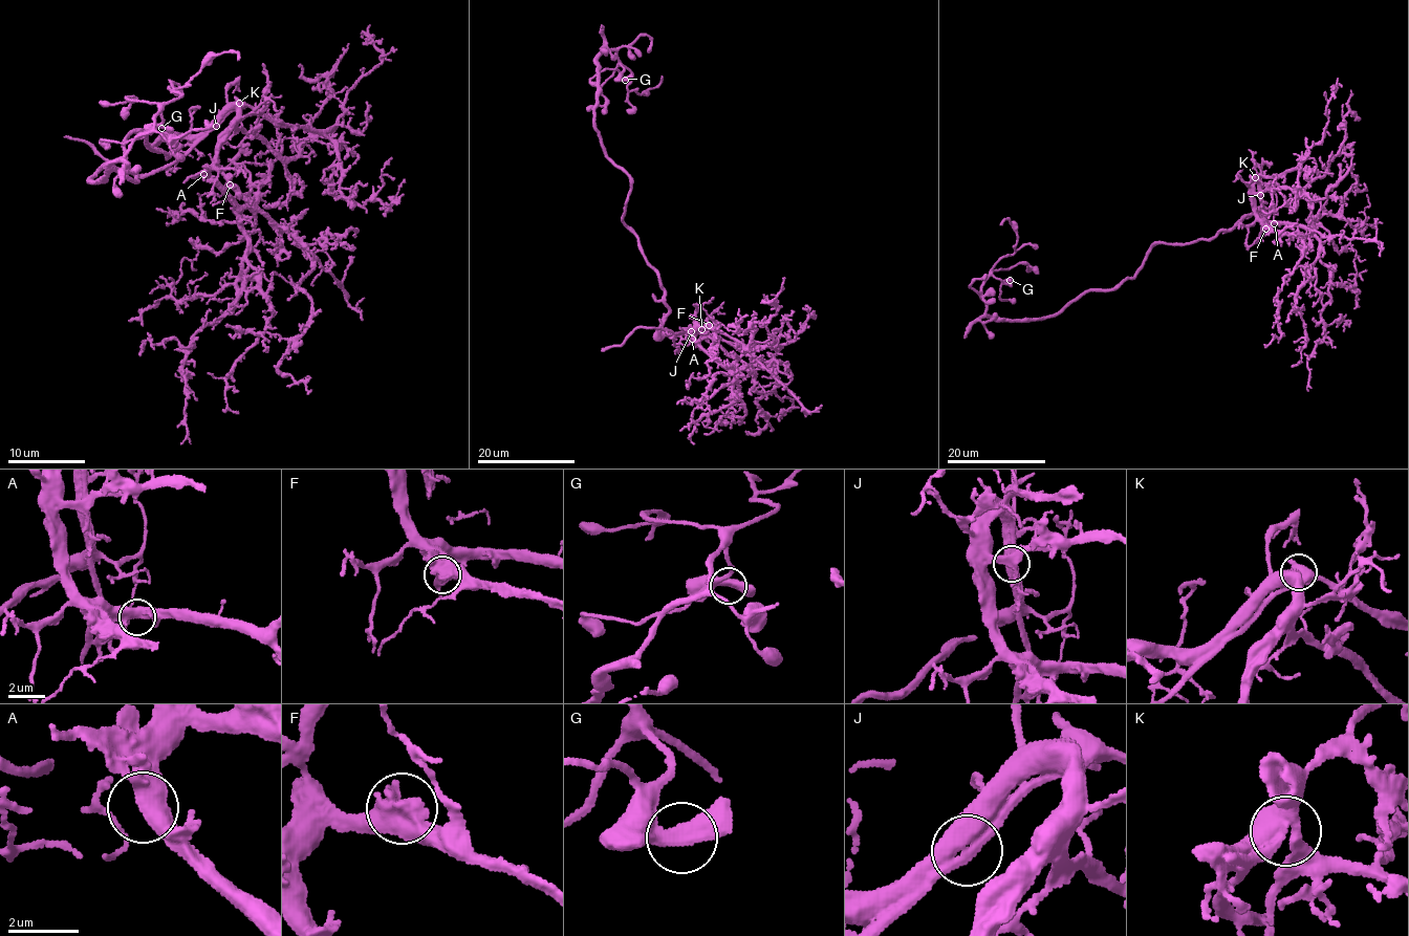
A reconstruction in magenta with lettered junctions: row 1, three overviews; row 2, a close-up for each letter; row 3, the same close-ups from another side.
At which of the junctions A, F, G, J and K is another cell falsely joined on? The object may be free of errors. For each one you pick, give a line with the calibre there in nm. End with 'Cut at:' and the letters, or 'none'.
Cut at: none

